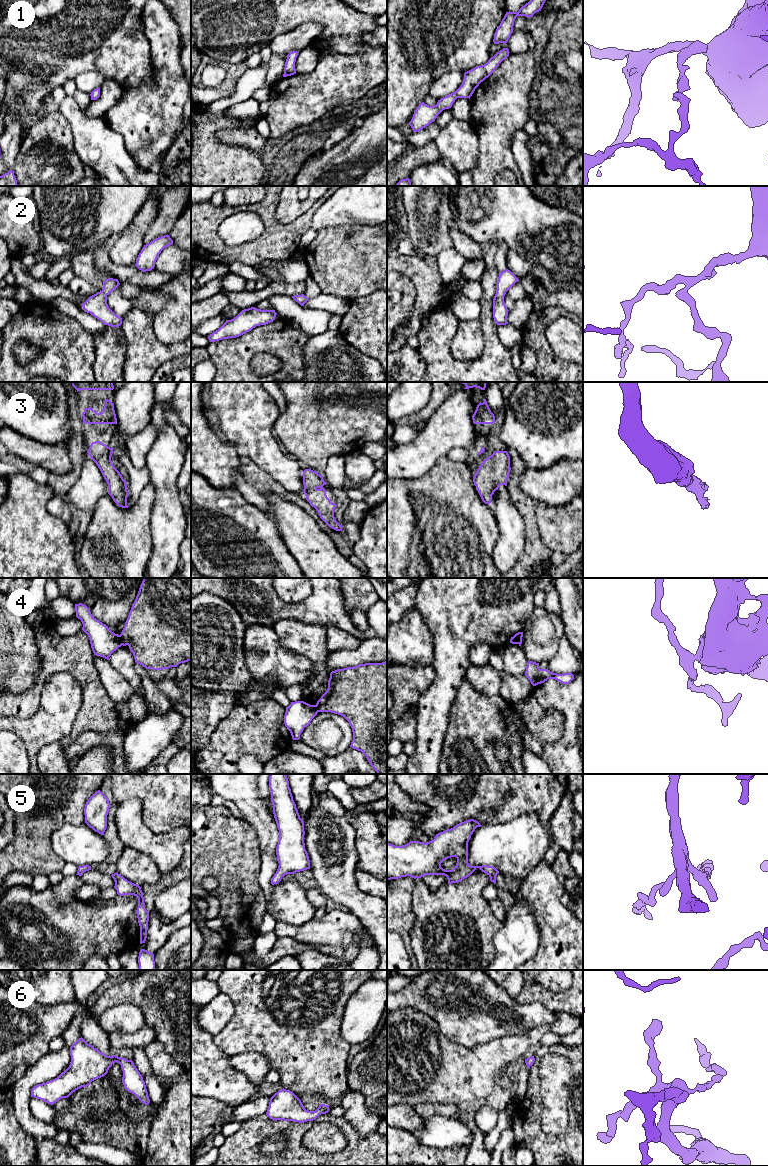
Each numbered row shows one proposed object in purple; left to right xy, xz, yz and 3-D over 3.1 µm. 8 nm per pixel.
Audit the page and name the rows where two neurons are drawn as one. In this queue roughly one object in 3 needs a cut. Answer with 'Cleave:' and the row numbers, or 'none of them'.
Cleave: 4

